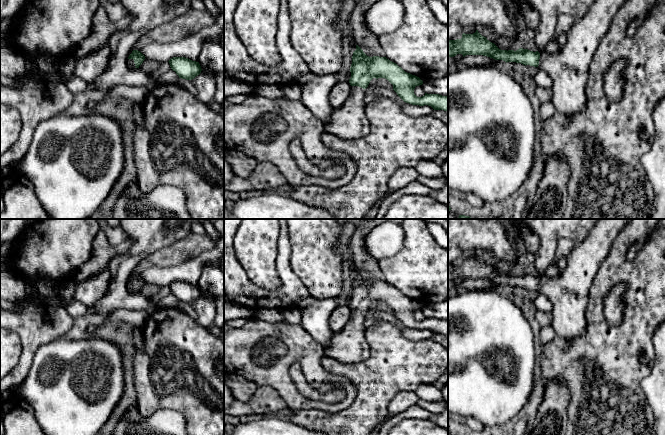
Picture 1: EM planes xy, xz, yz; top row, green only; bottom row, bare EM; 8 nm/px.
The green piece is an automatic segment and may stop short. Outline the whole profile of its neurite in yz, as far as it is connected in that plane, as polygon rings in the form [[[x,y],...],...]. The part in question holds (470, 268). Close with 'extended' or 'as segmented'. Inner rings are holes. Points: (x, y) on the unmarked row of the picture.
[[[599,219],[590,234],[579,244],[576,244],[566,257],[567,265],[564,271],[557,277],[539,277],[528,273],[501,274],[478,254],[473,258],[462,258],[461,263],[448,264],[448,281],[457,278],[483,279],[495,284],[516,286],[530,289],[545,294],[552,303],[553,321],[552,327],[556,335],[567,341],[574,341],[586,331],[586,311],[590,299],[590,288],[599,270],[600,264],[607,257],[619,231],[631,221],[631,219]]]; extended

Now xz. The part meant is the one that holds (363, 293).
[[[356,269],[350,291],[351,315],[344,328],[331,338],[331,344],[325,347],[324,356],[345,364],[363,362],[371,356],[371,348],[367,342],[364,328],[365,313],[373,302],[385,302],[392,309],[393,314],[406,327],[412,329],[431,330],[434,334],[448,336],[448,321],[439,318],[427,318],[417,321],[414,318],[416,310],[423,305],[405,296],[396,287],[386,281],[367,280]]]; extended

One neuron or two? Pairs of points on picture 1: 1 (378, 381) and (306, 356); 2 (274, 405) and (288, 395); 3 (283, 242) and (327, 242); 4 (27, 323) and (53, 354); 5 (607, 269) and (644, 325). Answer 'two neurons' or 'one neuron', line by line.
1: two neurons
2: two neurons
3: two neurons
4: two neurons
5: one neuron

